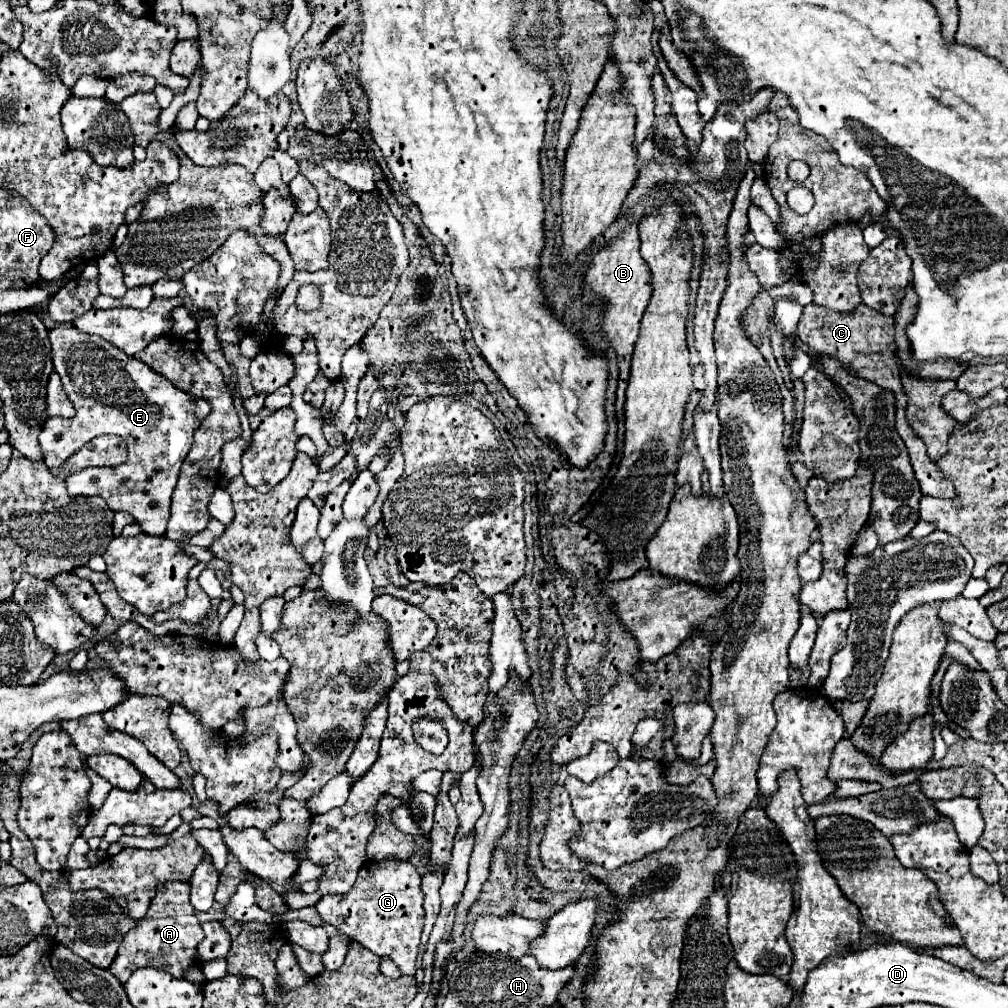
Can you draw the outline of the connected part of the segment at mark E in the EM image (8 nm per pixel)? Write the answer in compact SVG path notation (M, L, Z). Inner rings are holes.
M72 323L54 325L54 329L50 329L50 343L54 371L60 375L76 415L70 419L50 417L42 425L40 449L44 463L56 471L92 437L104 433L120 435L128 445L126 463L118 467L86 467L68 475L68 493L72 497L98 495L112 511L130 513L144 533L164 535L180 465L192 447L194 429L206 417L210 405L202 397L188 397L166 377L152 373L152 367L120 353L102 337L80 333Z

